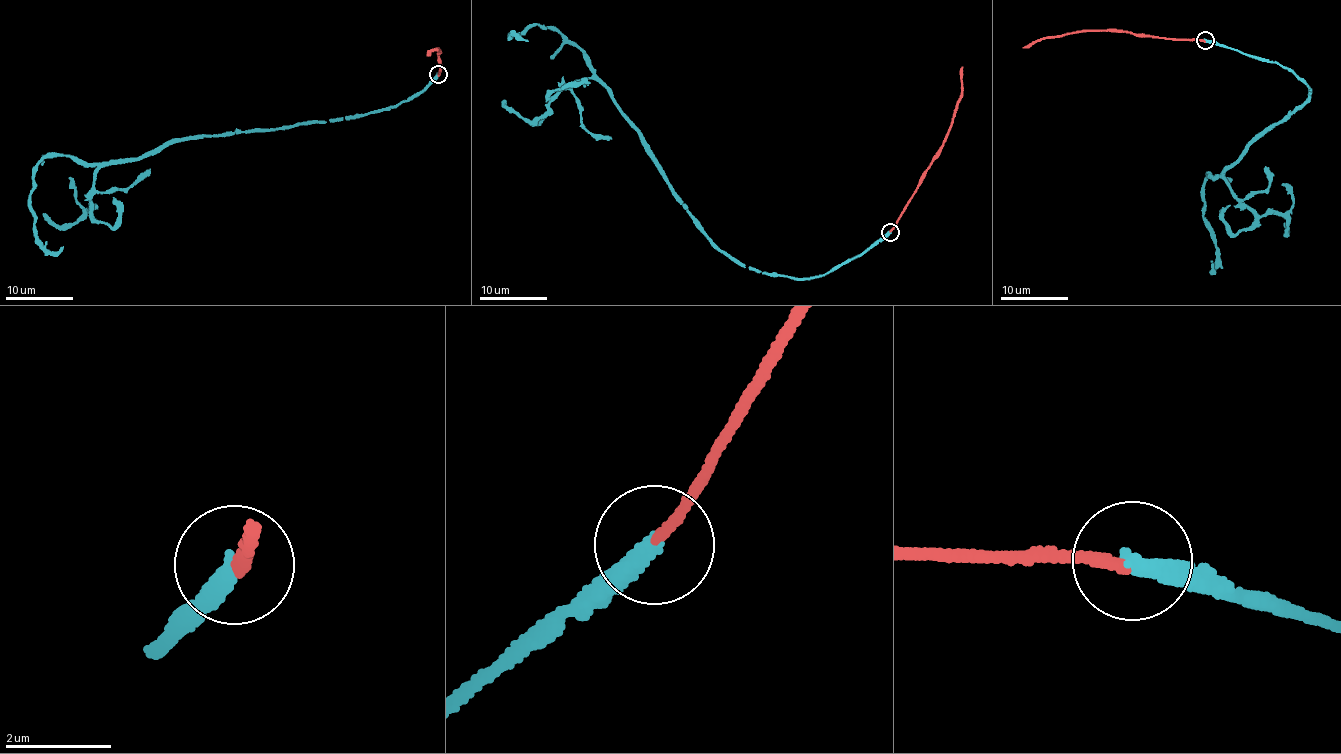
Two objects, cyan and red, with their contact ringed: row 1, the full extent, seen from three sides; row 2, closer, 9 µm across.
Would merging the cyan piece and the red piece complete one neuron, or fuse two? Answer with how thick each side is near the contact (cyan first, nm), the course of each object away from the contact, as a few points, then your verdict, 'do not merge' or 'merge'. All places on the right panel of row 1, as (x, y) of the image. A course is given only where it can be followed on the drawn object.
360/200 nm | cyan via (1206, 40), (1292, 69), (1311, 91), (1234, 163), (1208, 172), (1211, 264) | red via (1203, 40), (1159, 38), (1127, 31), (1079, 31), (1032, 41), (1022, 48) | merge

